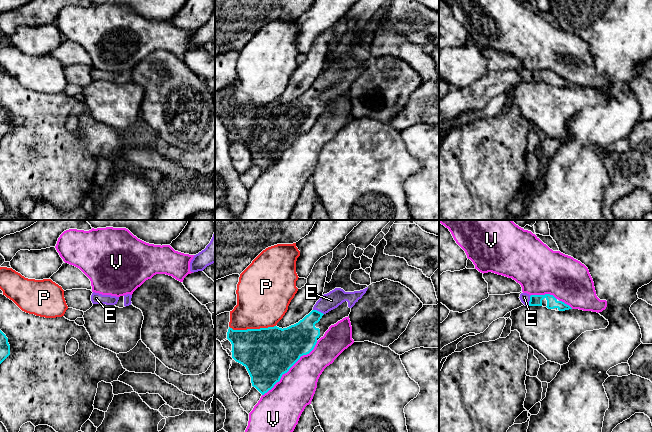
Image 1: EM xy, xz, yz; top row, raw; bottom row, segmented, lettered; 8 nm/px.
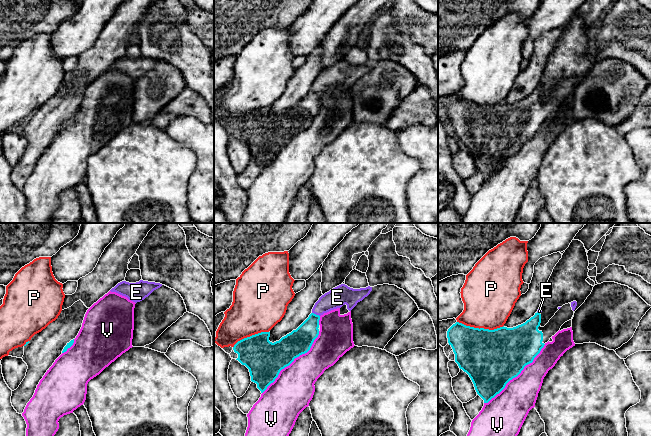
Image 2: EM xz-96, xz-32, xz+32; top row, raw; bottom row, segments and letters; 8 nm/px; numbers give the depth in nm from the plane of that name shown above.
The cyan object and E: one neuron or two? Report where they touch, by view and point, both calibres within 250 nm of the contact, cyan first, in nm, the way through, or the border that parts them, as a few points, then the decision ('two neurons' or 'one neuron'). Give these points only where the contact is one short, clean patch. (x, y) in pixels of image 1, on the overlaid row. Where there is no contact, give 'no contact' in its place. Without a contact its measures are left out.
xz (318, 311) | 240/140 nm | across xz (301, 337), (307, 323), (318, 311), (331, 300) | one neuron

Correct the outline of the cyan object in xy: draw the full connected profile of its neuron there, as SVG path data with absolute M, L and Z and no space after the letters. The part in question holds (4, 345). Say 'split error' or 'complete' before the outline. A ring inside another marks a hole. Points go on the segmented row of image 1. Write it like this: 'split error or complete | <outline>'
complete | M0 330L0 364L10 355L10 345L8 338Z

